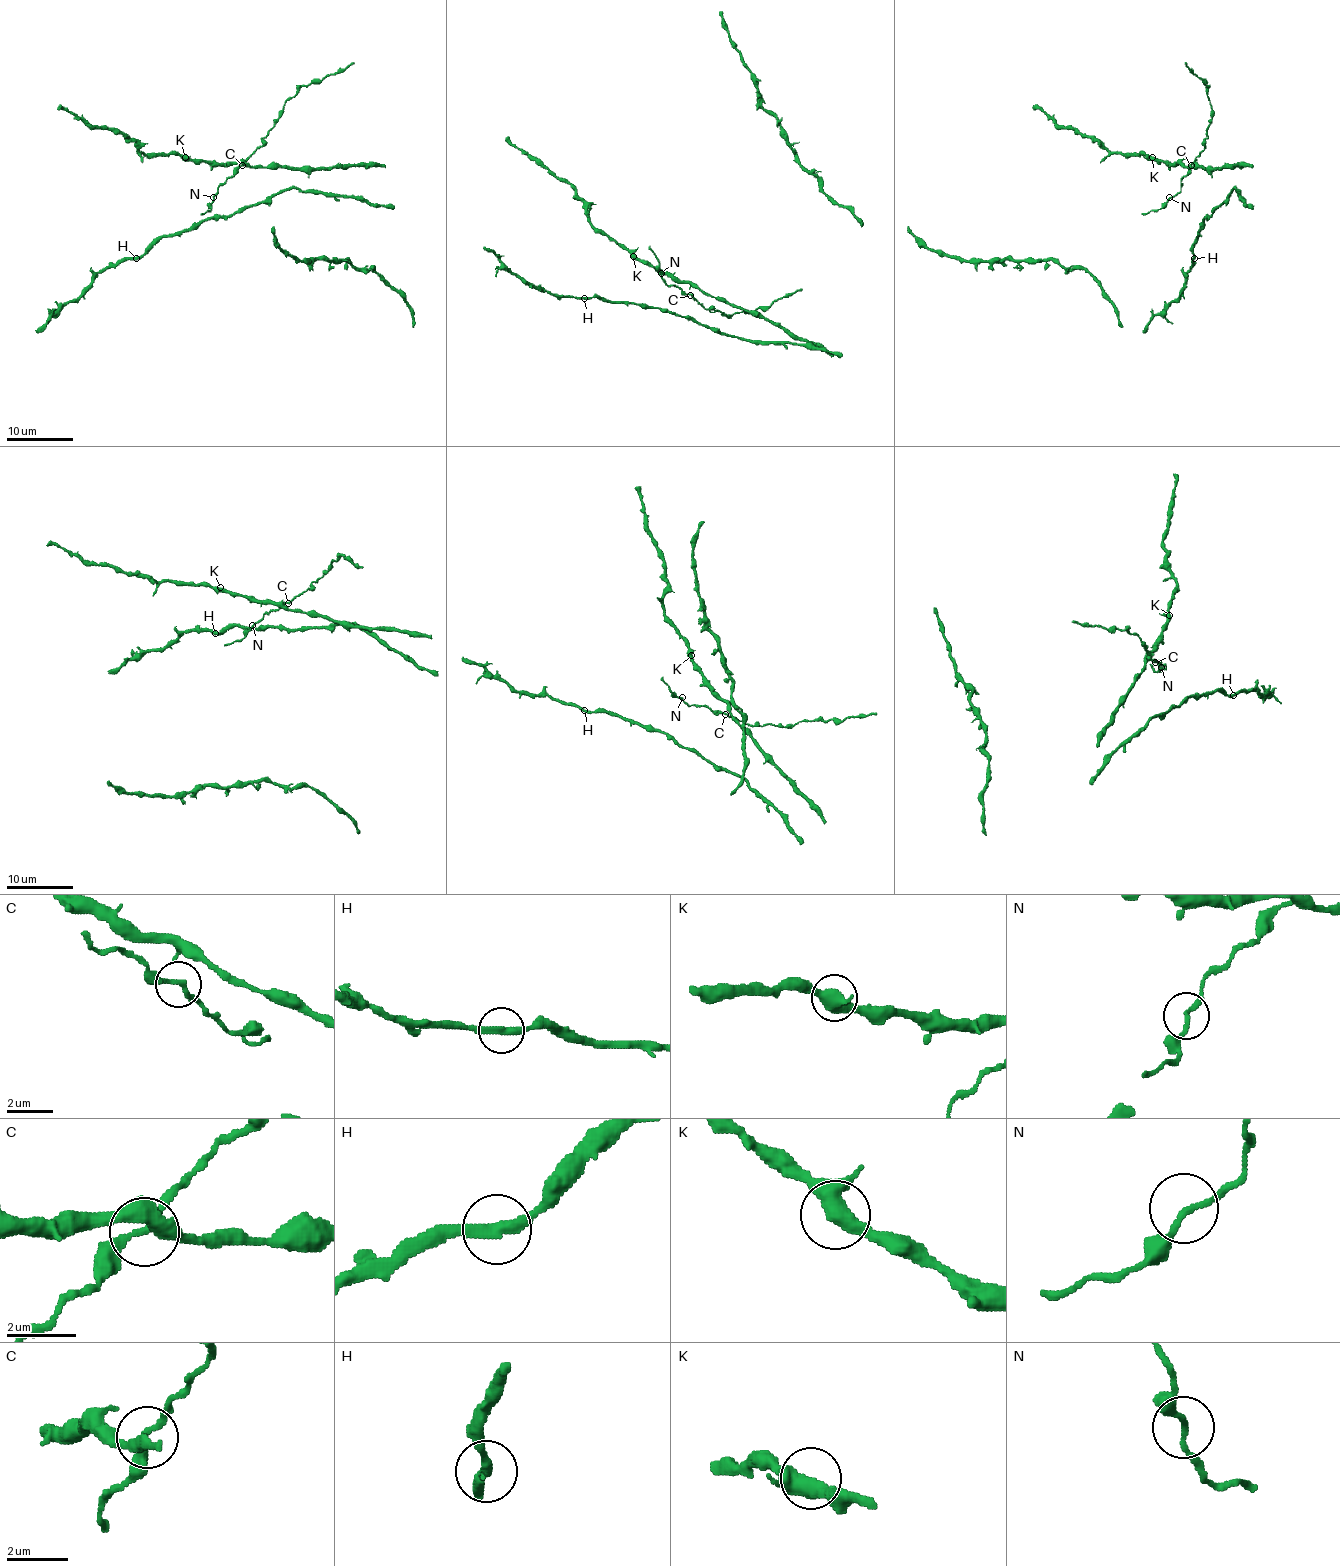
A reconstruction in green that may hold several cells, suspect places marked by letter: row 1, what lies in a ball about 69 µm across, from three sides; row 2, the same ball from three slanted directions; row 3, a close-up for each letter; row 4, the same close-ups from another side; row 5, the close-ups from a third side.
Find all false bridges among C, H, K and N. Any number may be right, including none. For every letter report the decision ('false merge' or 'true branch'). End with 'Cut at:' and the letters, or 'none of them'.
C: true branch
H: true branch
K: true branch
N: true branch
Cut at: none of them

